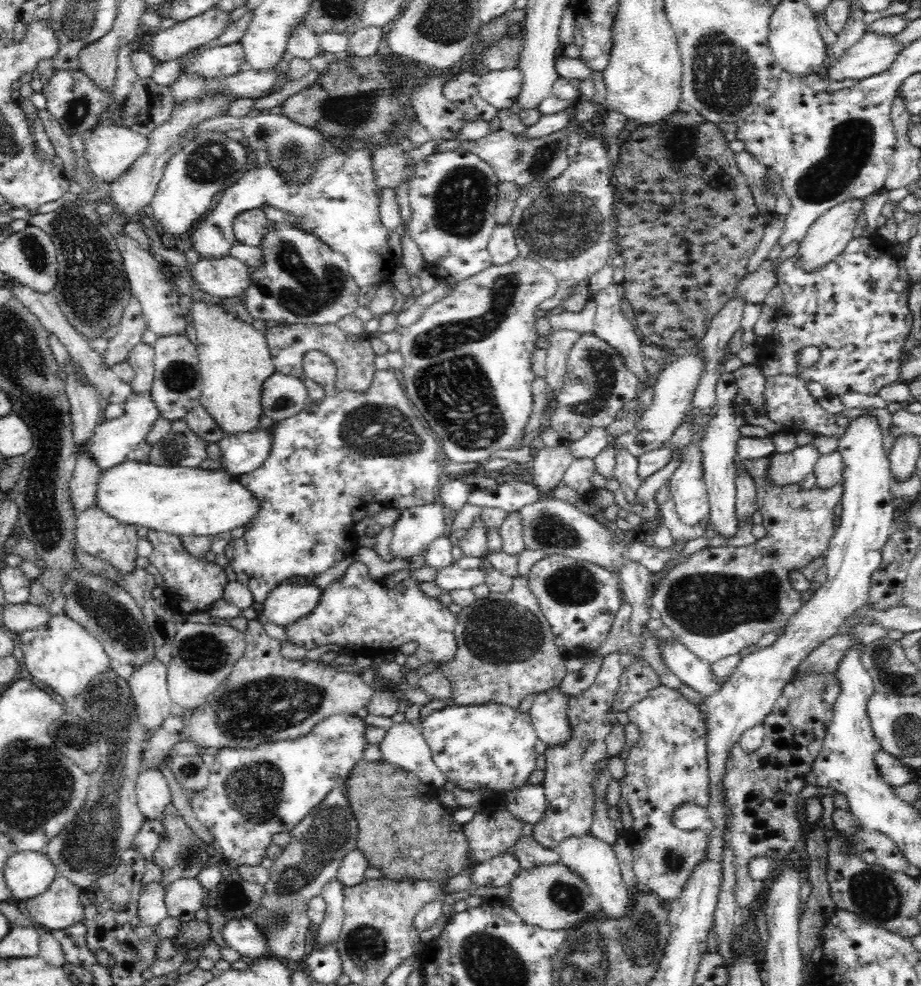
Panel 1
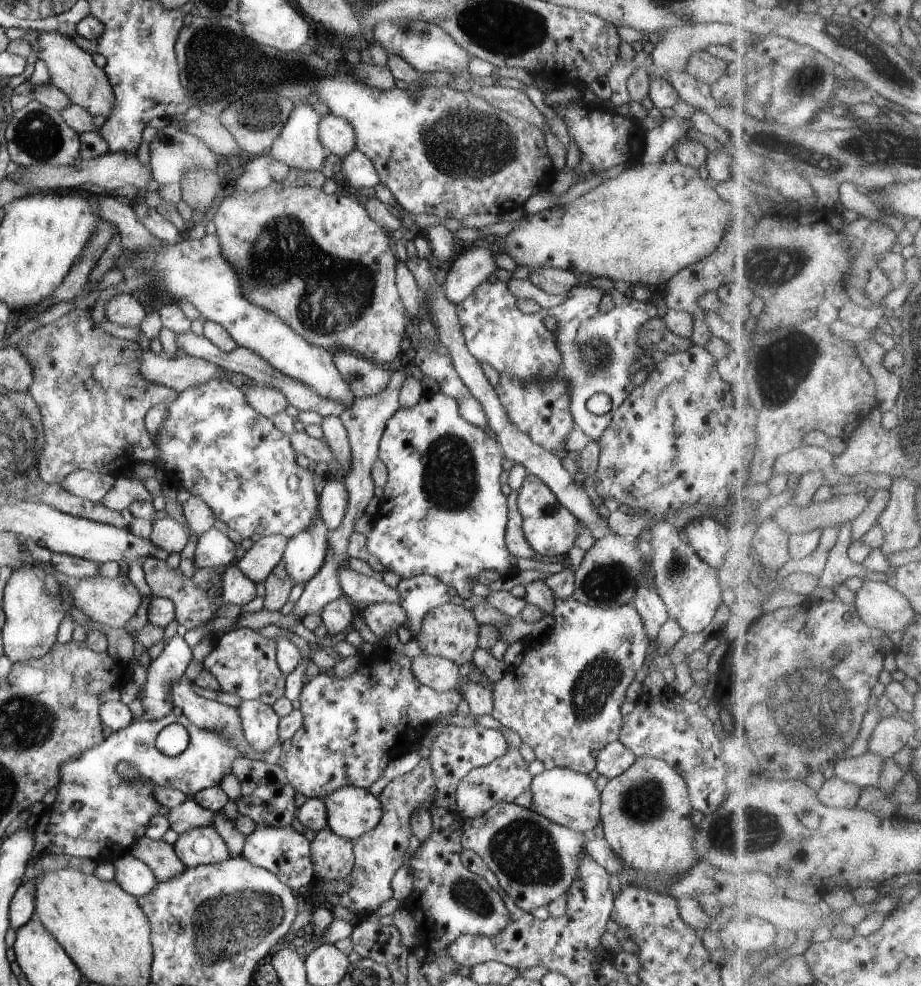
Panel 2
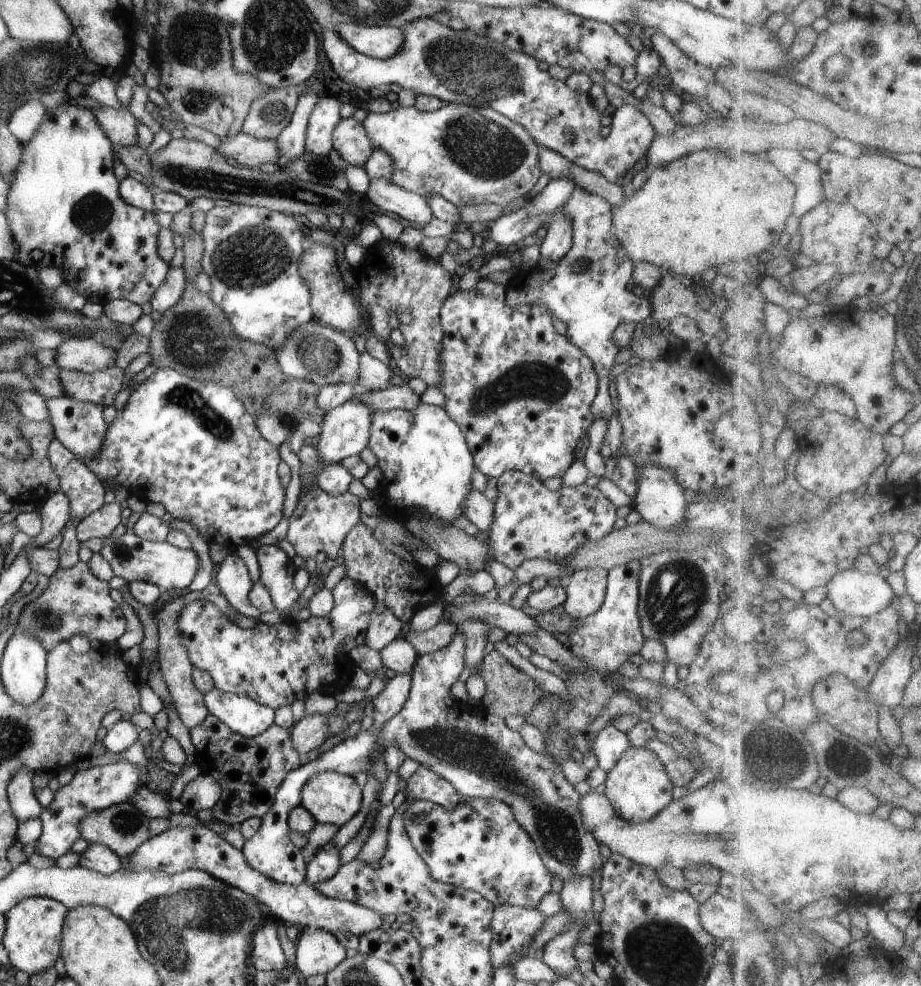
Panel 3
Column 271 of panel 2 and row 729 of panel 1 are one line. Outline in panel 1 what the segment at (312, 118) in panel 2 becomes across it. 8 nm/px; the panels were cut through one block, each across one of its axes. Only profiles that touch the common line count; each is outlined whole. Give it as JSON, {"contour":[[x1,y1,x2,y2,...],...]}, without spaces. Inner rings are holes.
{"contour":[[154,657,139,666,127,682,136,702,140,723,147,730,156,732,171,716,174,705,169,694,166,665]]}

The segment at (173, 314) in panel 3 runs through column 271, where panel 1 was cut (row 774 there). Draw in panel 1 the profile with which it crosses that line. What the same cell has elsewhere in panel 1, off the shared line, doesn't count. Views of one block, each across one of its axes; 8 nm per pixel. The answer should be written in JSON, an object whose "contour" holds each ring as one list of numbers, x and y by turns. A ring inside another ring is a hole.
{"contour":[[384,760,358,763,345,779,345,793,358,823,356,848,363,852,370,867,379,868,388,880,436,880,442,886,471,866,469,842,460,824,454,821,454,808,436,801,438,789,423,783,415,774]]}

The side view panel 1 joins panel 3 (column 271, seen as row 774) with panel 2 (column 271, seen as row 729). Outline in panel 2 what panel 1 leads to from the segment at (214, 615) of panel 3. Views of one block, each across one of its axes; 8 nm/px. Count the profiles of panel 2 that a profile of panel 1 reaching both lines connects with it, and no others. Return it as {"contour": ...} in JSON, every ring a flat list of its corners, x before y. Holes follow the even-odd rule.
{"contour":[[235,628,225,632,223,636,214,640,210,652,202,660,203,668,213,674,219,682,221,692,230,692,243,700,255,700,268,706,272,706,276,700,284,697,284,686,286,676,280,671,276,663,276,641,268,640,260,634,256,634,254,629]]}

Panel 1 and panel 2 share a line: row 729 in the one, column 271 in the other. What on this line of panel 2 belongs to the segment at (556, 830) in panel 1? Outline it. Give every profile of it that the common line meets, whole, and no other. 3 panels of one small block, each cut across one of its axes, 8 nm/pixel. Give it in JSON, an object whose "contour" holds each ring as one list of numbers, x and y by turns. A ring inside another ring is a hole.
{"contour":[[280,560,270,572,268,578,264,579,266,589,264,607,266,610,280,610,288,601,290,591,294,585,294,580,288,576,284,560]]}

